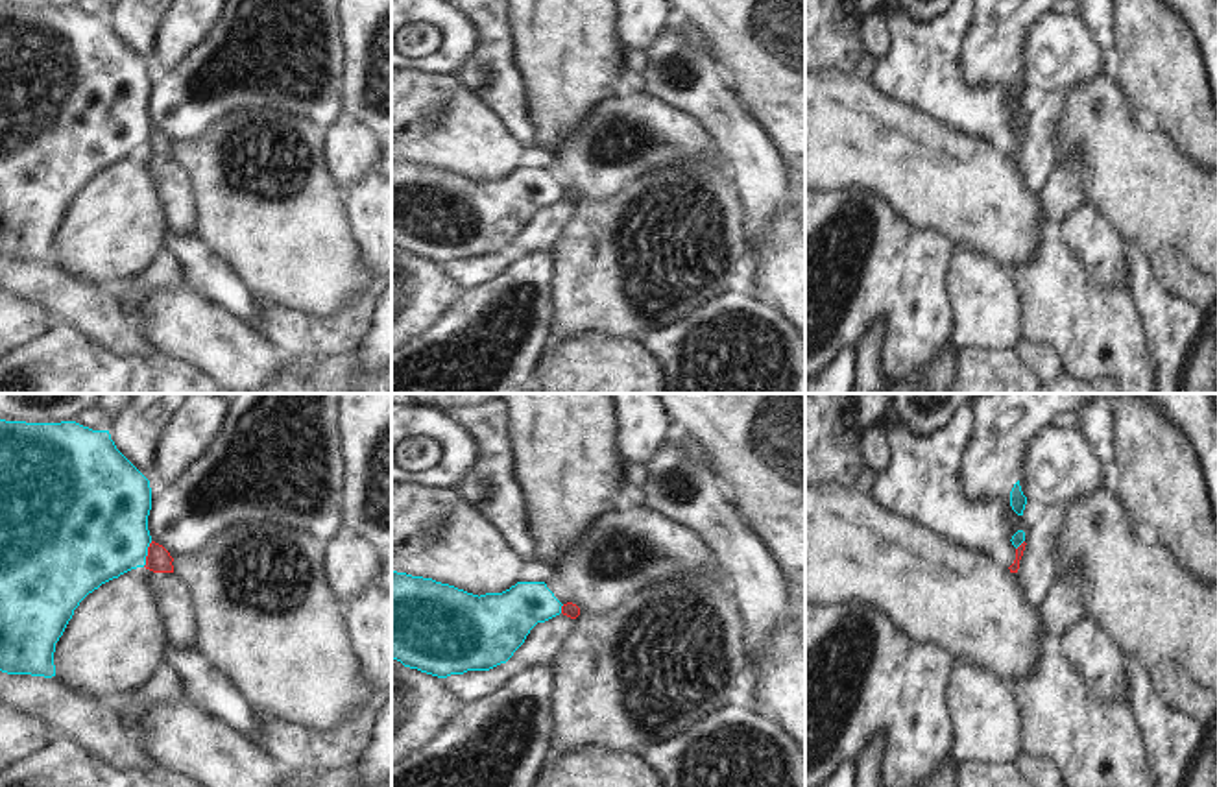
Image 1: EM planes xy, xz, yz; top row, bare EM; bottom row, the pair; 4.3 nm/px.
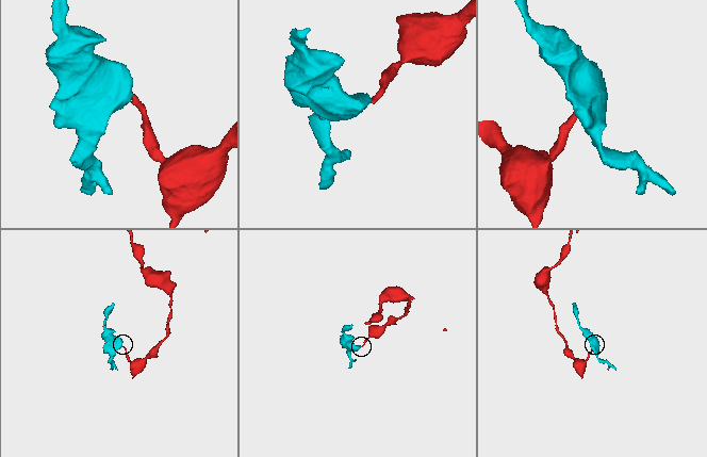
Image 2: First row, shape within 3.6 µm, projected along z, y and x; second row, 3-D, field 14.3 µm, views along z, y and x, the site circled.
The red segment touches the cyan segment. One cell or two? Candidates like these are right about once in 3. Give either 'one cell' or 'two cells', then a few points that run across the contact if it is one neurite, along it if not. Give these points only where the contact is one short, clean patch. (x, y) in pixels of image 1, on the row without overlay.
two cells; line xy (152, 128), (143, 152)

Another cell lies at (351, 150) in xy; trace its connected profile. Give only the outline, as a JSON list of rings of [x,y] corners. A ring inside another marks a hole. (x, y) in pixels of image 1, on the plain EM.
[[[340,115],[323,137],[325,164],[342,192],[375,170],[382,146],[360,122]]]

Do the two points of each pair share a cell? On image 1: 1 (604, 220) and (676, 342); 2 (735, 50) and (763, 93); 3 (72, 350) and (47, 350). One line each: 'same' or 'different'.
1: different
2: same
3: same

